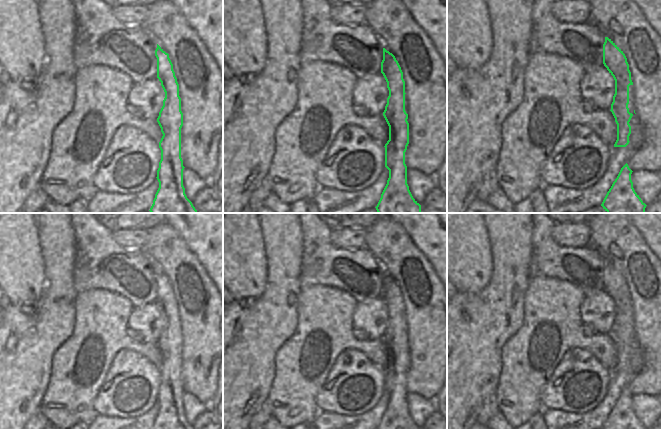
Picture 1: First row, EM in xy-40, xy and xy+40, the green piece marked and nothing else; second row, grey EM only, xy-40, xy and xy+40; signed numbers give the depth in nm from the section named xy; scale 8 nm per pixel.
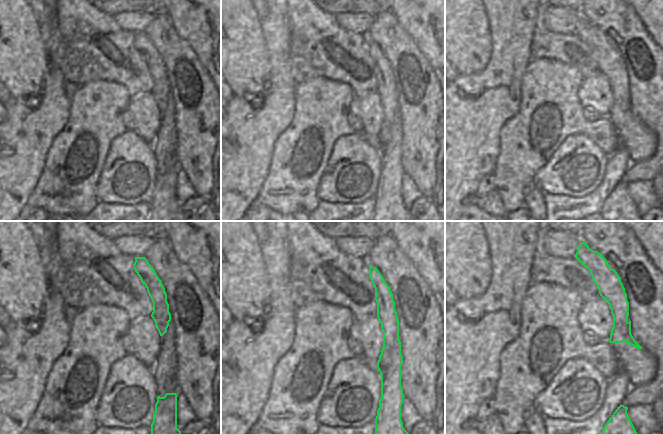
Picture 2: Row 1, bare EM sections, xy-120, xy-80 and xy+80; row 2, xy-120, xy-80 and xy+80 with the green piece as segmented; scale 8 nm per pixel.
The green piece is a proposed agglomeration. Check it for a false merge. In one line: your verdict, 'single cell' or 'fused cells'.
fused cells

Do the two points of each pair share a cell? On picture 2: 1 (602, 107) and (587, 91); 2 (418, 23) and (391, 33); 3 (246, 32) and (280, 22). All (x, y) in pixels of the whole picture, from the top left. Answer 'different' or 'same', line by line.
1: same
2: different
3: different

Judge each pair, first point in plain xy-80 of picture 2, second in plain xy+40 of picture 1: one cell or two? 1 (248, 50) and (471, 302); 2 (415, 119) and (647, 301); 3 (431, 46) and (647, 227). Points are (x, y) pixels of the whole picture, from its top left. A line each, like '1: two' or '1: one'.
1: two
2: one
3: one

